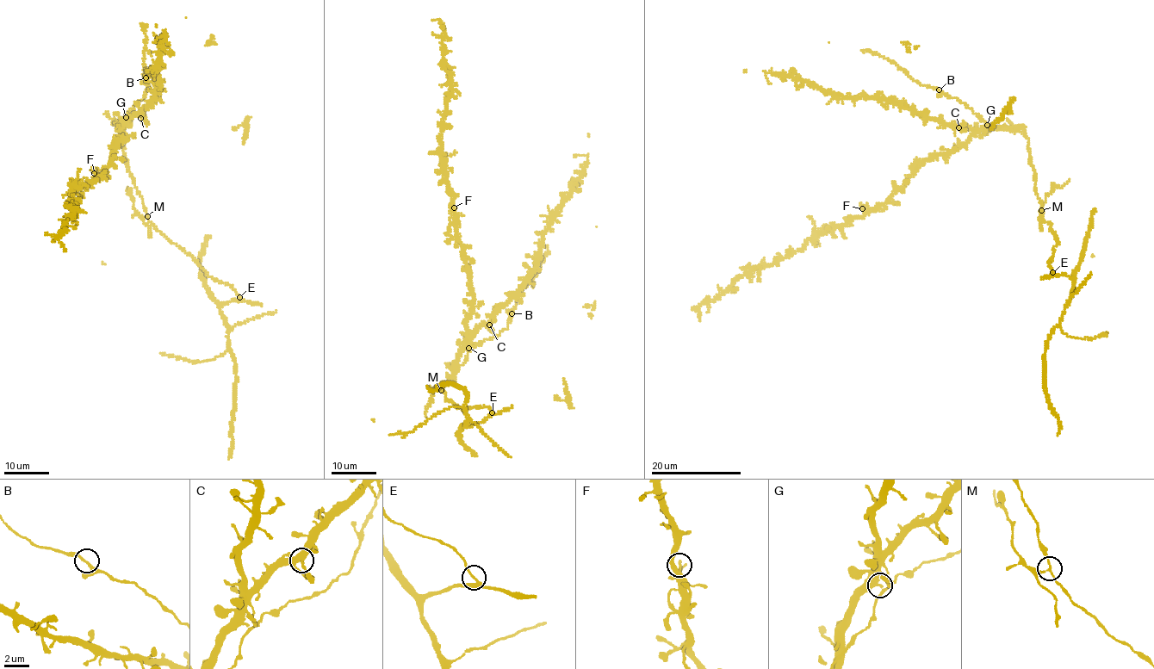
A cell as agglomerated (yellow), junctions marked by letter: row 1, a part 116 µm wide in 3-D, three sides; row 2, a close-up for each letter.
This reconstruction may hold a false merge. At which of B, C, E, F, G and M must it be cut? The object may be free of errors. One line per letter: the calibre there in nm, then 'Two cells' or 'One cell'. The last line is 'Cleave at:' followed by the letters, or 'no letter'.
B: Thickness 200 nm. One cell
C: Thickness 320 nm. One cell
E: Thickness 170 nm. One cell
F: Thickness 140 nm. One cell
G: Thickness 360 nm. One cell
M: Thickness 130 nm. Two cells
Cleave at: M

